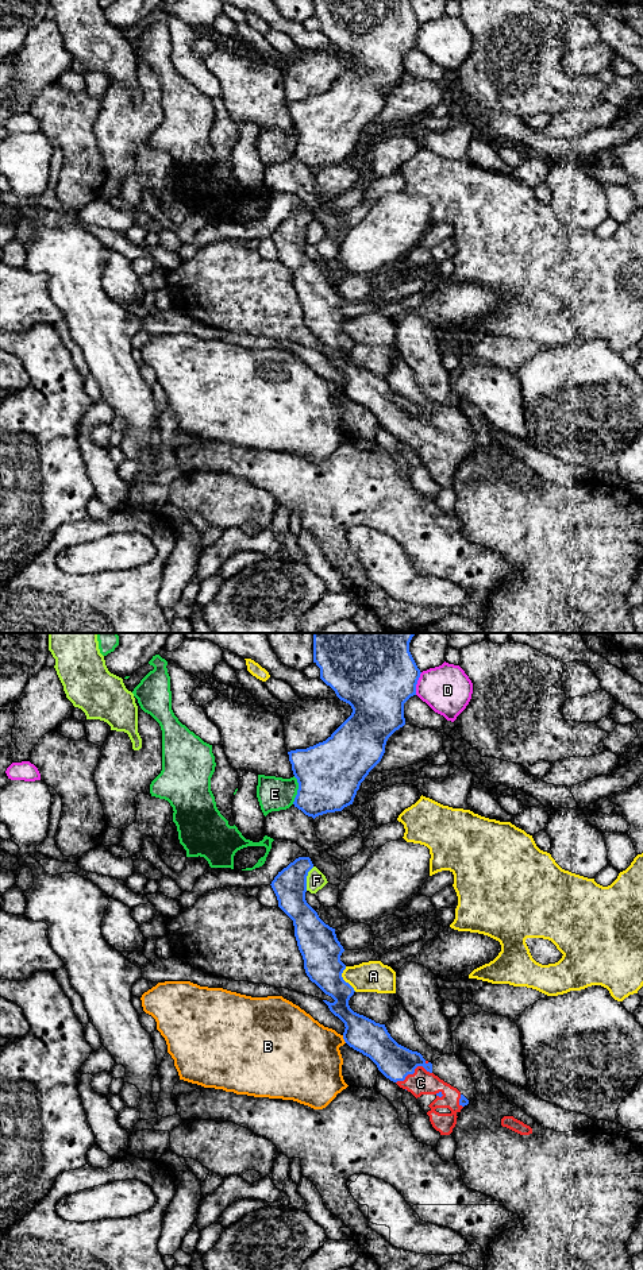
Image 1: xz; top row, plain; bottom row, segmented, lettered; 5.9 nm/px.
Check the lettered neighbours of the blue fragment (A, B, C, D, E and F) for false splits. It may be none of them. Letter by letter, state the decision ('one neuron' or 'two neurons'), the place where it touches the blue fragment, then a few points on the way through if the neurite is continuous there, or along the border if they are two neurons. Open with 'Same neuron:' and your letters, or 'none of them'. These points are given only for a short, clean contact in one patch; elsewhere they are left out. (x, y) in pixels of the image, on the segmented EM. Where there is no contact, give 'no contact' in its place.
Same neuron: C
A: two neurons; meets blue in xz at (342, 979); border along xz (345, 967), (342, 977), (355, 991)
B: two neurons; meets blue in xz at (343, 1038); border along xz (342, 1035), (346, 1042)
C: one neuron; meets blue in xz at (414, 1072)
D: two neurons; meets blue in xz at (416, 683); border along xz (422, 672), (415, 694)
E: two neurons; meets blue in xz at (297, 790)
F: two neurons; meets blue in xz at (305, 879); border along xz (314, 867), (308, 872), (305, 890)

